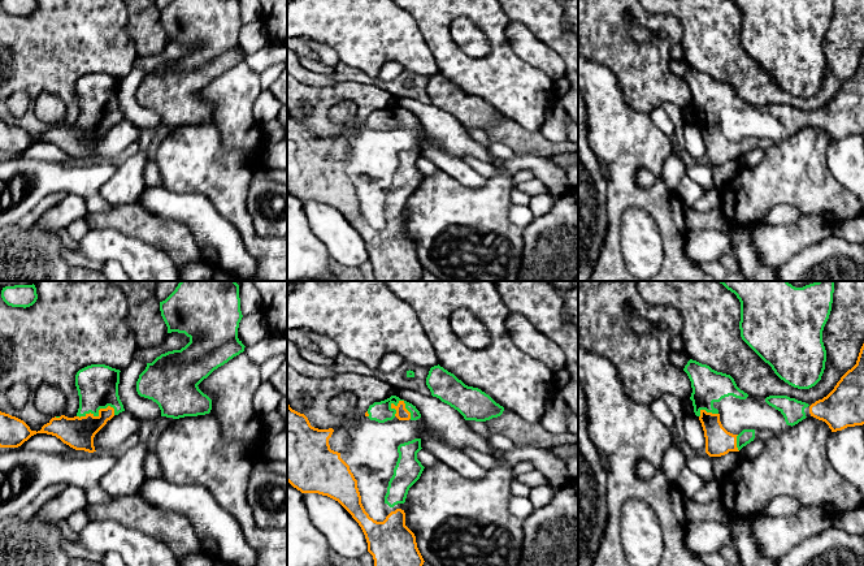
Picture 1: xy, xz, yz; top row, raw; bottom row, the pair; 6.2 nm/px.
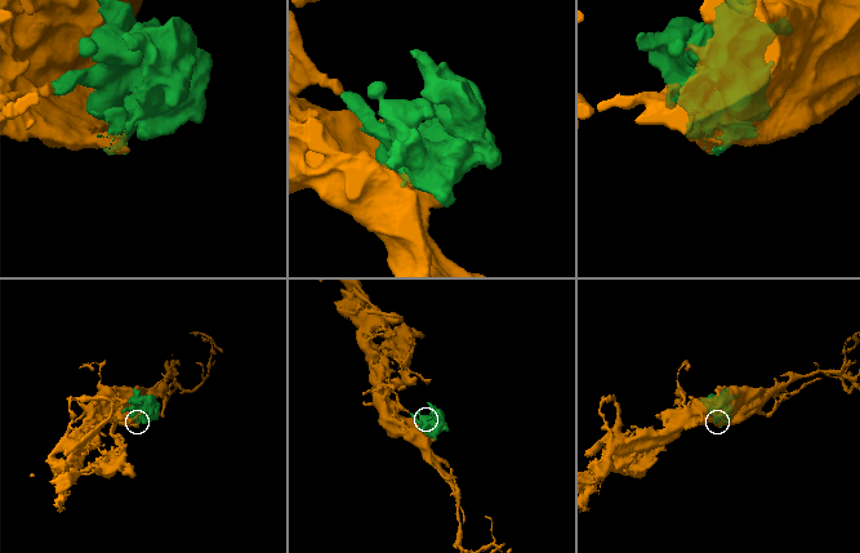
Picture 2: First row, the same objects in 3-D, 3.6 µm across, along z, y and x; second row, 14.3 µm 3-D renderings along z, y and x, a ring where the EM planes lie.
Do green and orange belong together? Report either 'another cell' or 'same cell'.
same cell

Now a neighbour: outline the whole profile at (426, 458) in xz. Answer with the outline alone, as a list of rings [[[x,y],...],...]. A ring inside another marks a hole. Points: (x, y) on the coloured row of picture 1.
[[[421,449],[417,453],[417,459],[421,462],[421,465],[424,467],[430,467],[430,466],[435,465],[437,461],[438,461],[437,457],[433,453],[430,453],[430,451],[425,450],[425,449]]]

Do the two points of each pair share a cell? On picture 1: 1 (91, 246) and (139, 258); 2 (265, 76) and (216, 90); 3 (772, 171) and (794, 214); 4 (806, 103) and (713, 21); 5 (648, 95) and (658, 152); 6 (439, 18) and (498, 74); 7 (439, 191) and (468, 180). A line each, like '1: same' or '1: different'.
1: same
2: different
3: different
4: same
5: different
6: same
7: different

